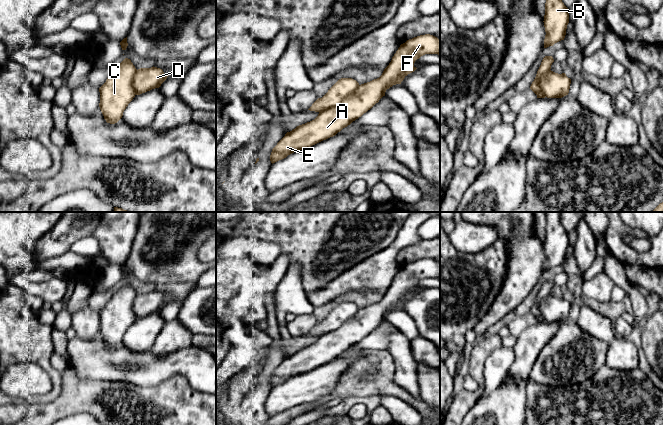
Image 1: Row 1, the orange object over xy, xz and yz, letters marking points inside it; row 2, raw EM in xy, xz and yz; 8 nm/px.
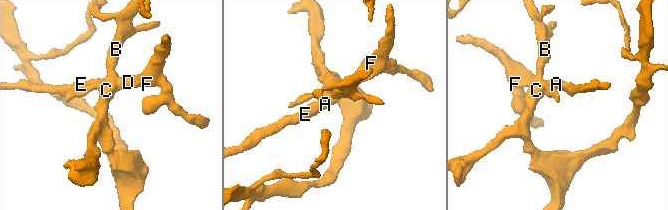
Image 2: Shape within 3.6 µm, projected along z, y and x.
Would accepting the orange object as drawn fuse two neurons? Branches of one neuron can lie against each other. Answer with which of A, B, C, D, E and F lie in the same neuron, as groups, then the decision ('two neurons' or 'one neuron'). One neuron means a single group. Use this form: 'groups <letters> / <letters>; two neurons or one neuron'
groups A D E F / B C; two neurons

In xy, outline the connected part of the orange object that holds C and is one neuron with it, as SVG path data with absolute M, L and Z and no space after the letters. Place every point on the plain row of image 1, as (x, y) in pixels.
M125 282L114 290L111 299L99 312L99 331L107 347L117 347L122 342L128 328L135 321L133 301L136 295L131 284Z

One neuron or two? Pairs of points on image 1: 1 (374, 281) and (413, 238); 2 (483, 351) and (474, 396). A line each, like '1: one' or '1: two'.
1: one
2: one

